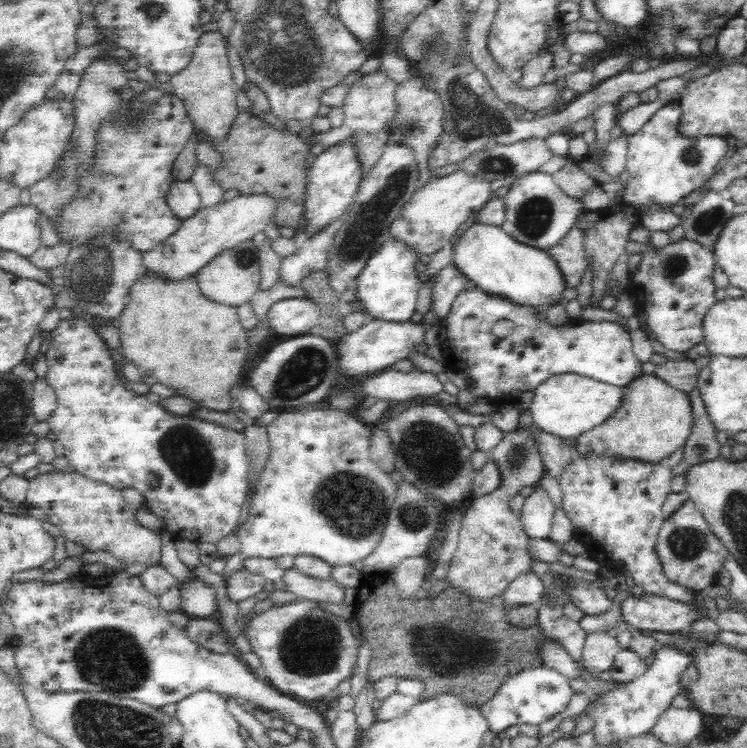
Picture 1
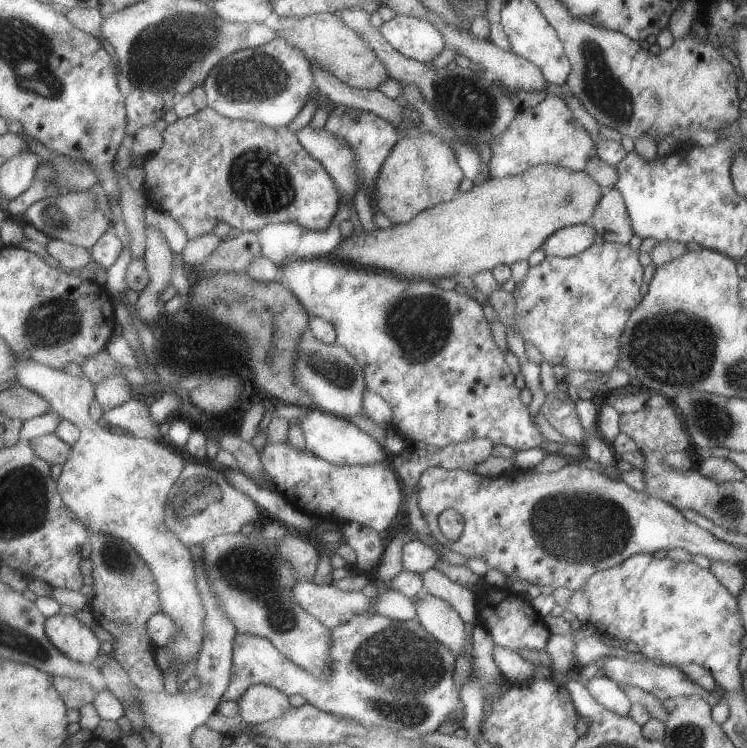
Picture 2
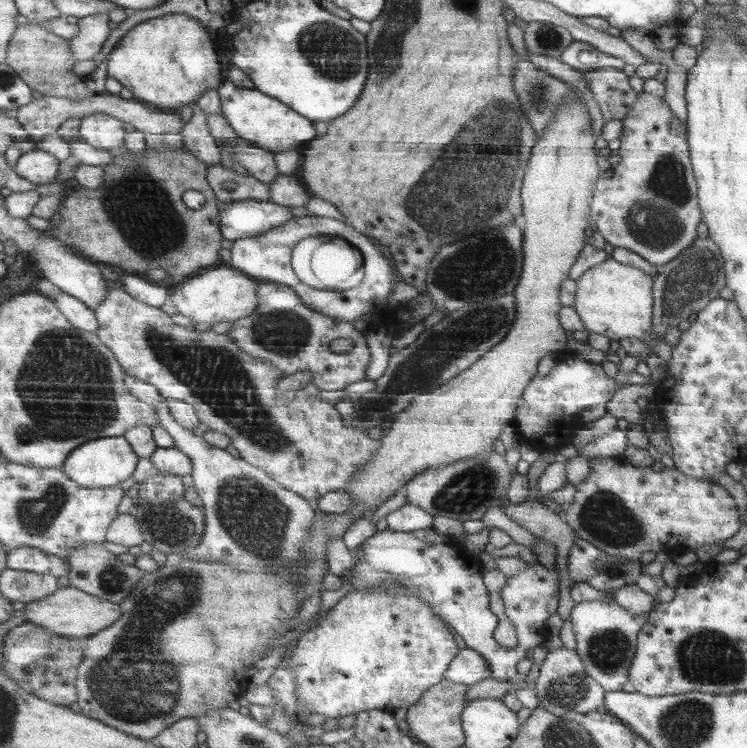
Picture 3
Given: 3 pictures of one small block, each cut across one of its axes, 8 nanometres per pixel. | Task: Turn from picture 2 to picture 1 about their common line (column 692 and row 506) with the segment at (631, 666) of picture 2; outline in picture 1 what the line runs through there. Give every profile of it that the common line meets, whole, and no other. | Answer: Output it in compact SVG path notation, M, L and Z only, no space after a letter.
M690 500L684 502L682 507L660 527L655 553L660 560L666 579L694 592L717 584L717 578L724 570L724 565L730 556L728 550L712 533L703 515Z

